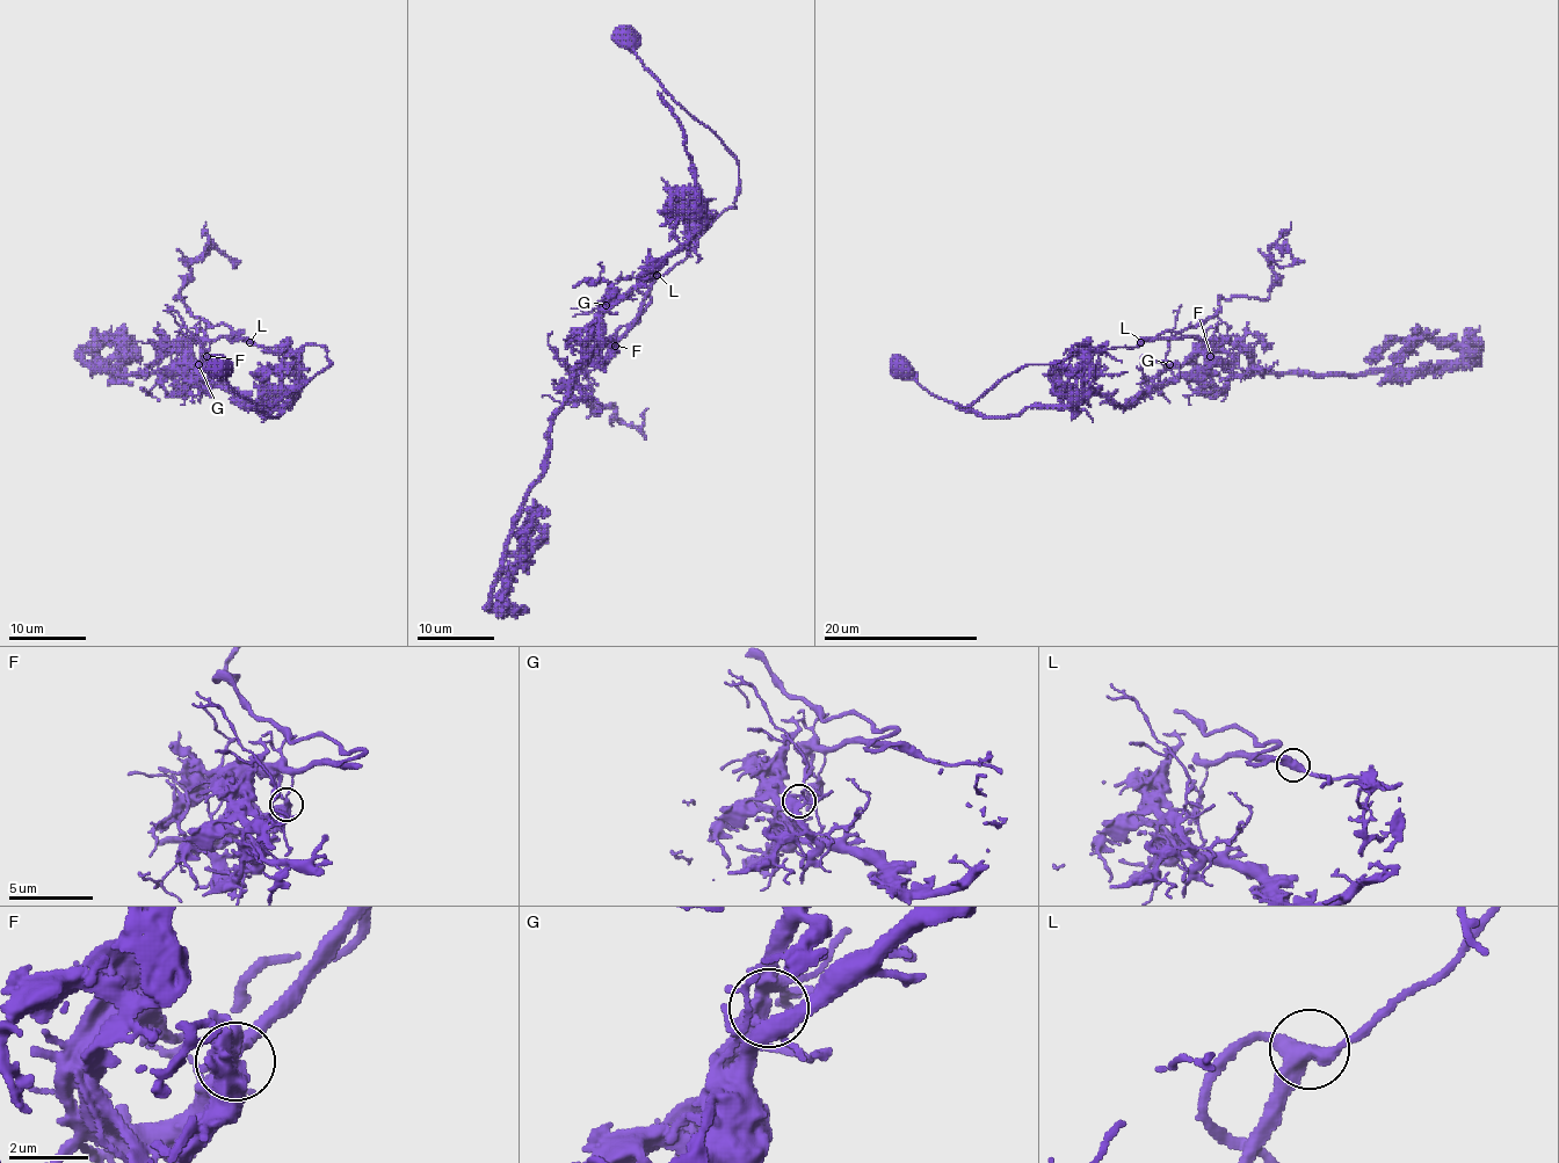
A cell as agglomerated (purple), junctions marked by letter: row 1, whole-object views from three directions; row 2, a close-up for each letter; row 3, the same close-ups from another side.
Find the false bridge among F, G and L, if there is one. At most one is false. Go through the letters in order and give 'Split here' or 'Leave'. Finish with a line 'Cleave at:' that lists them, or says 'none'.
F: Split here
G: Leave
L: Leave
Cleave at: F

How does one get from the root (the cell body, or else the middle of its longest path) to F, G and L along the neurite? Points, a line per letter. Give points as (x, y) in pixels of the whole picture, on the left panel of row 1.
F: (219, 368), (238, 395), (273, 407), (331, 362), (319, 344), (290, 350), (229, 338), (217, 338), (208, 356)
G: (219, 368), (238, 395), (273, 407), (331, 362), (305, 344), (299, 385), (261, 405), (205, 384), (198, 364)
L: (219, 368), (238, 395), (273, 407), (331, 364), (319, 344), (290, 350), (258, 347), (249, 341)

